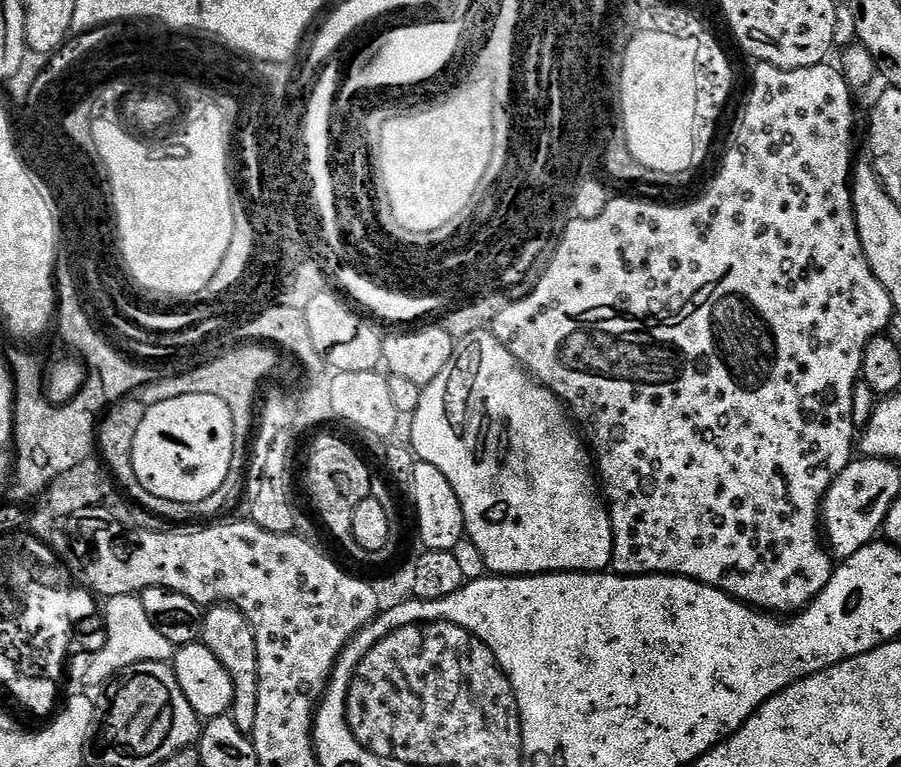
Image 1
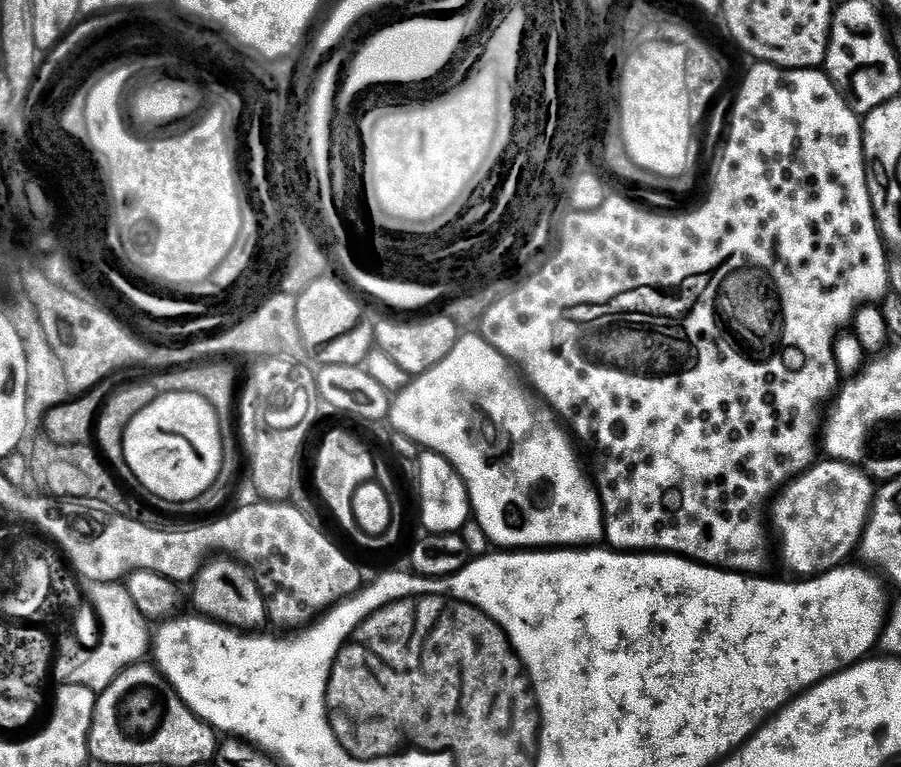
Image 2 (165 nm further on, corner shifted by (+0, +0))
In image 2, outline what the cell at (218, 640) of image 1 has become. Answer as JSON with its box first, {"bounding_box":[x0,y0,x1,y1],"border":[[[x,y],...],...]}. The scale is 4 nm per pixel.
{"bounding_box":[191,558,268,630],"border":[[[212,558],[197,571],[191,581],[192,604],[197,613],[216,620],[220,624],[226,624],[230,628],[241,630],[260,630],[268,620],[268,611],[264,595],[258,590],[258,582],[248,569],[238,560],[231,558]]]}

